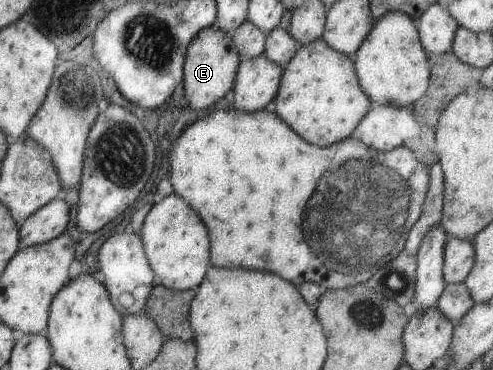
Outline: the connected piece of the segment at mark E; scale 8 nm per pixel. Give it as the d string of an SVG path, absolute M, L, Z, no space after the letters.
M216 24L201 28L188 43L183 62L183 94L190 108L208 108L232 89L239 62L239 54L233 47L230 34Z

